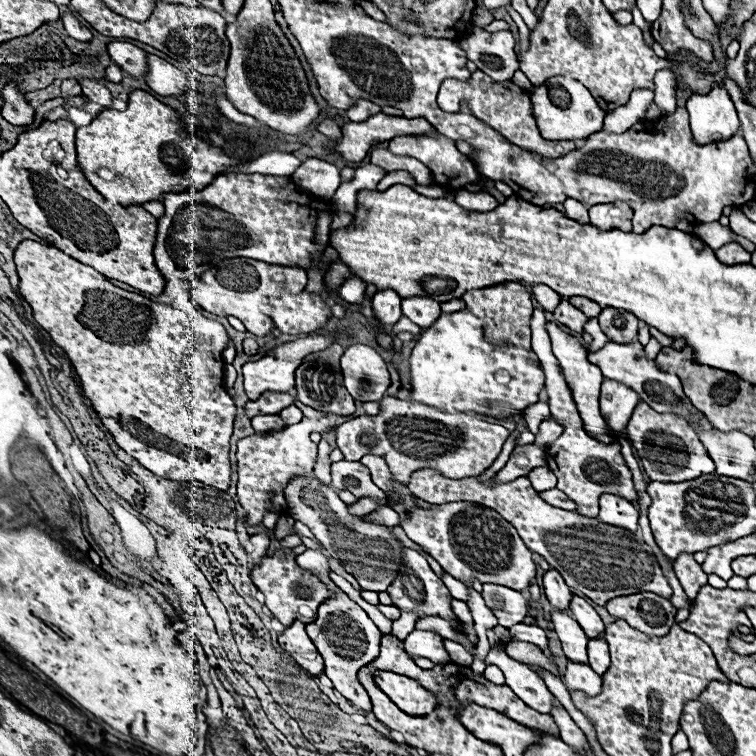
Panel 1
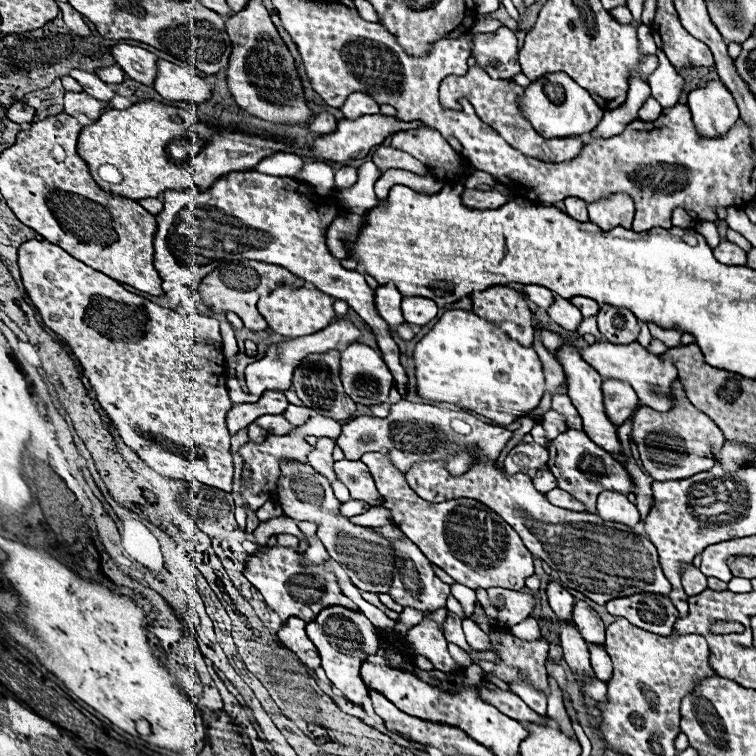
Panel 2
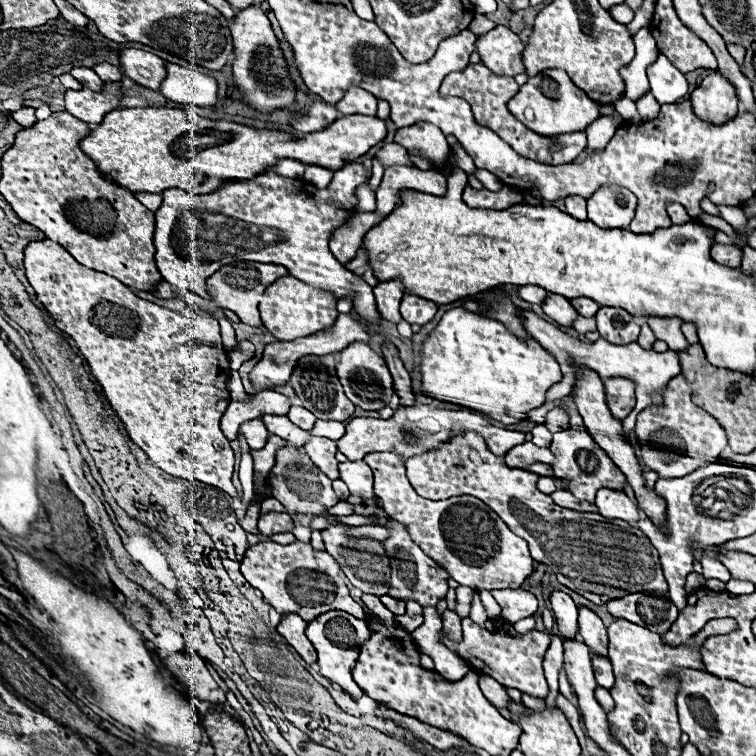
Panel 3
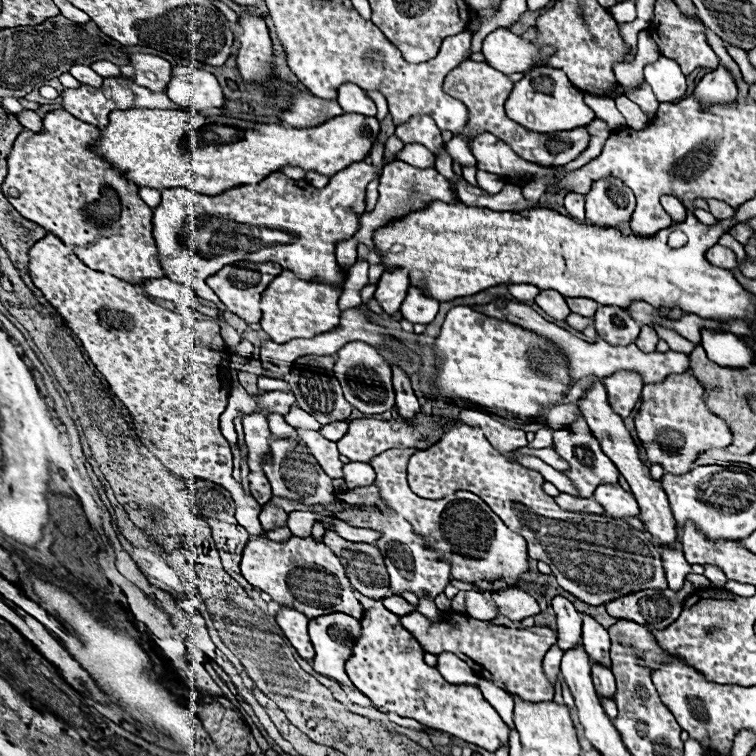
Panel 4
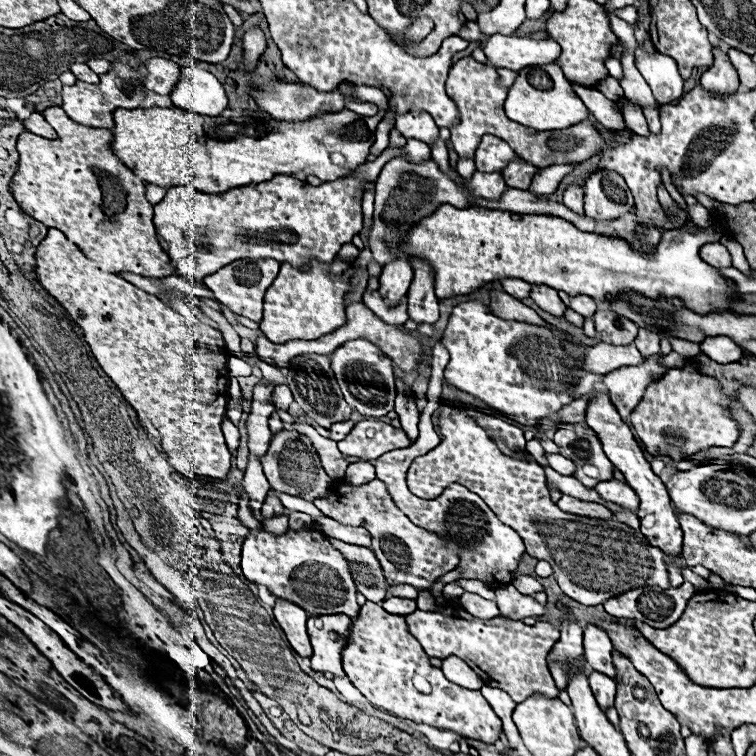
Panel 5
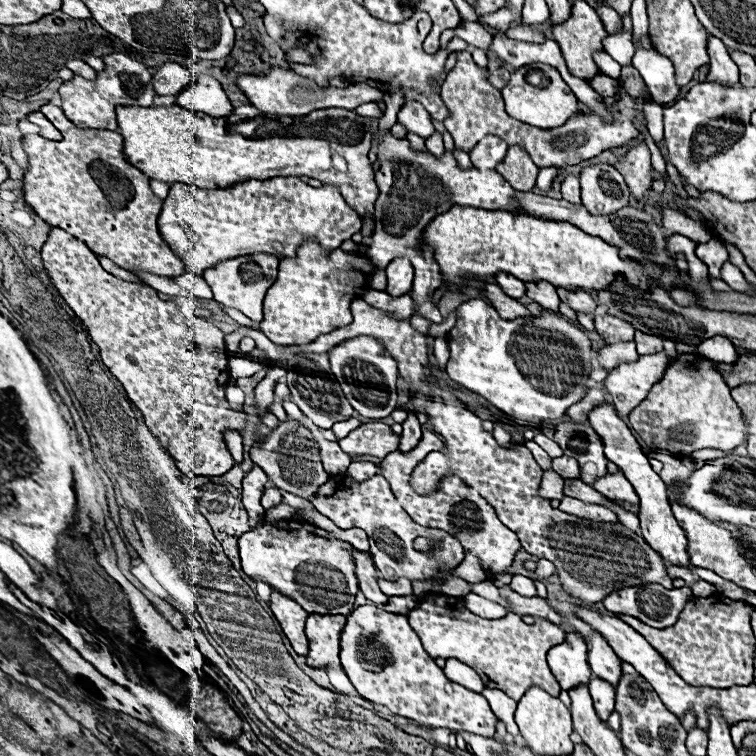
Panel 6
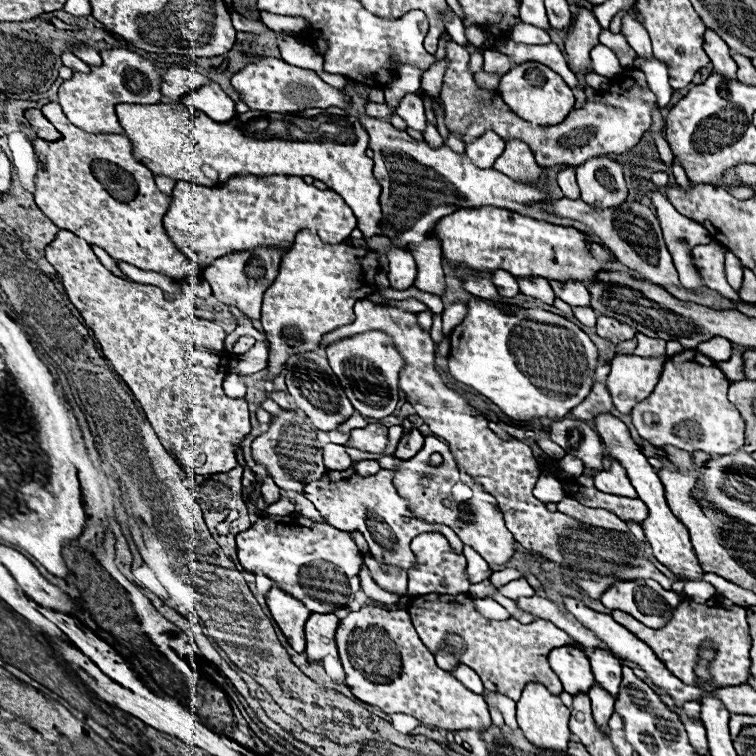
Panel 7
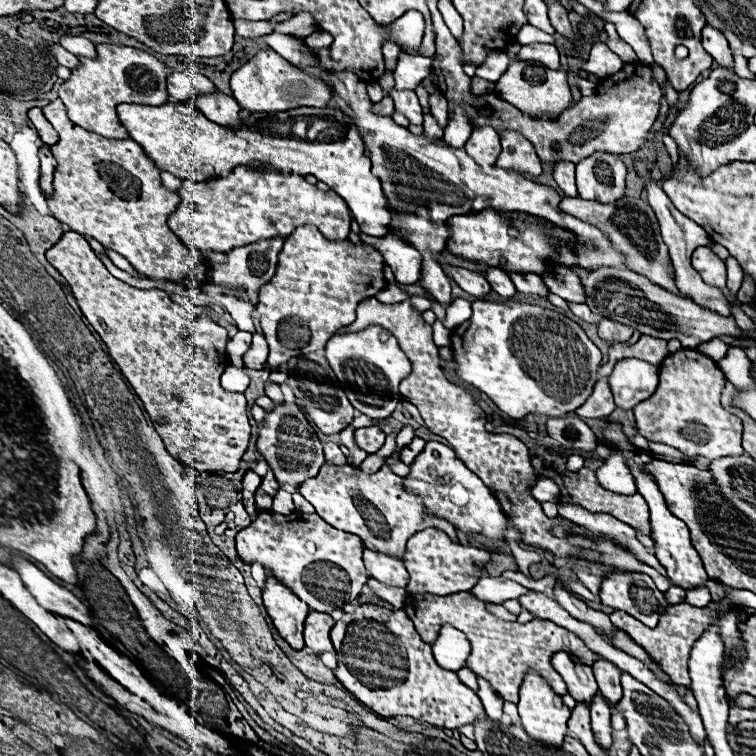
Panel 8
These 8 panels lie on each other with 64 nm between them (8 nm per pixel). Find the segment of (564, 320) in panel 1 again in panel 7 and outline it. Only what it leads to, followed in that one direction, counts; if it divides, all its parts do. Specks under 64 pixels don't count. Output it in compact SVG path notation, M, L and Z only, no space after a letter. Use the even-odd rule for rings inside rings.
M518 278L518 282L520 282L522 294L532 296L536 300L542 300L544 304L550 304L550 306L554 304L556 296L554 296L554 290L552 290L548 280L520 280Z

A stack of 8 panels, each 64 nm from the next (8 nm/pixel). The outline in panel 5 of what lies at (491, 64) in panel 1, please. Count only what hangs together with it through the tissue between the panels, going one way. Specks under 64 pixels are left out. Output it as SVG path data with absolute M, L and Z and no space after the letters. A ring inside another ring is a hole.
M492 34L482 50L490 64L514 72L526 66L552 64L560 56L560 46L552 40L532 40L514 34Z

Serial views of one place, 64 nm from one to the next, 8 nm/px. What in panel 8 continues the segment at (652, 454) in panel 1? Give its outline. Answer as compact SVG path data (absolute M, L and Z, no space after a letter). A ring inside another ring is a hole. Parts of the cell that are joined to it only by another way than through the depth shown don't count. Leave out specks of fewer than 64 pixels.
M680 350L670 354L660 366L660 384L656 392L648 400L634 406L638 434L650 442L674 446L686 456L704 456L708 460L716 460L744 454L742 420L726 412L720 402L724 384L724 372L714 360L698 350Z

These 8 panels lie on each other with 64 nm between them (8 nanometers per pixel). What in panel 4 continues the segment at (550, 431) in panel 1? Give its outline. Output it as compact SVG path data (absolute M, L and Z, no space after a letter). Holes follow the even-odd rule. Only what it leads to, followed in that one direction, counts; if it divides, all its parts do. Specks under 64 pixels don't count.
M572 402L572 404L560 404L560 406L554 406L546 412L544 416L544 422L548 428L552 430L560 430L568 424L572 424L572 420L580 414L578 410L578 402Z

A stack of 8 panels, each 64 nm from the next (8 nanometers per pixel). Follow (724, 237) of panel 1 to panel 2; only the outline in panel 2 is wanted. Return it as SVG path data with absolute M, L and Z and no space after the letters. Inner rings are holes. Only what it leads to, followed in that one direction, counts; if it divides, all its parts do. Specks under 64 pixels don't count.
M698 222L694 228L696 228L696 232L700 232L700 234L704 236L704 240L706 240L712 248L716 248L716 246L722 242L722 238L720 238L720 234L718 234L718 226L716 226L714 222Z

